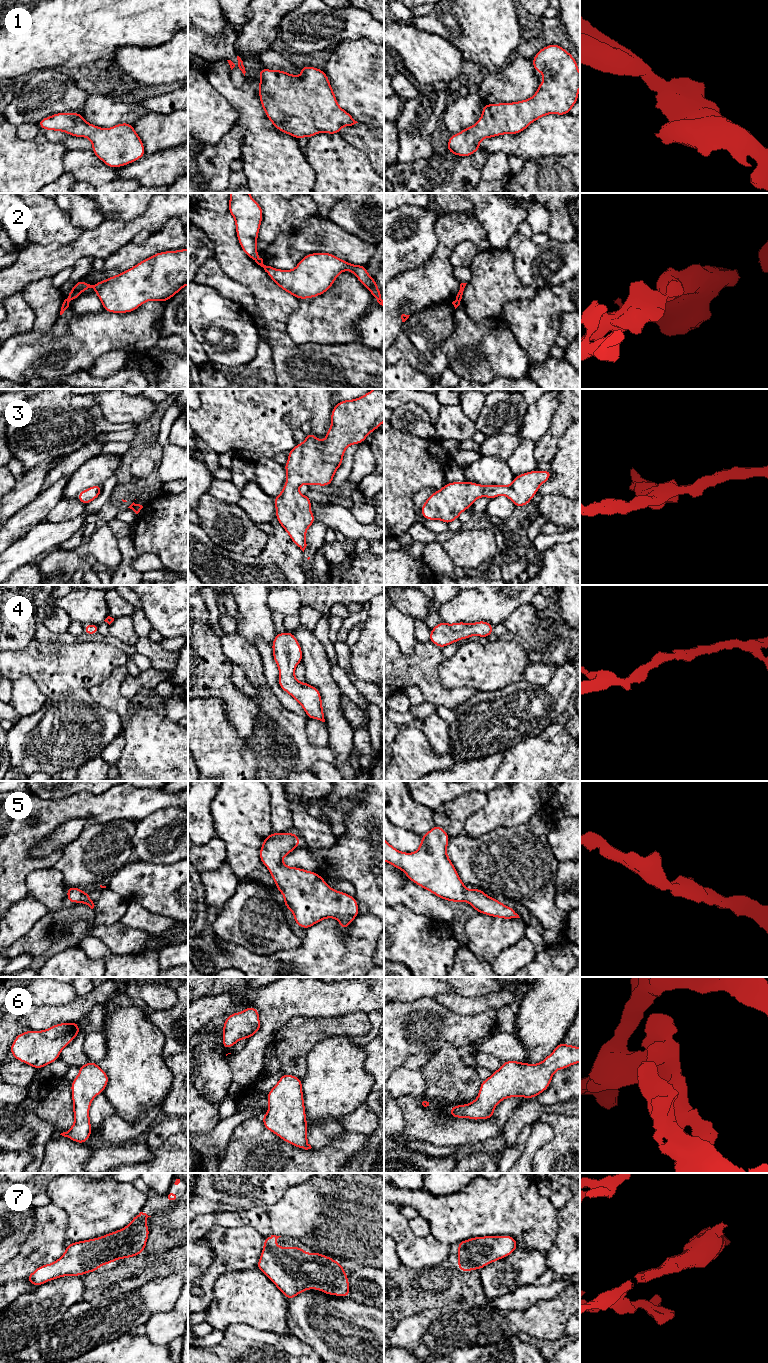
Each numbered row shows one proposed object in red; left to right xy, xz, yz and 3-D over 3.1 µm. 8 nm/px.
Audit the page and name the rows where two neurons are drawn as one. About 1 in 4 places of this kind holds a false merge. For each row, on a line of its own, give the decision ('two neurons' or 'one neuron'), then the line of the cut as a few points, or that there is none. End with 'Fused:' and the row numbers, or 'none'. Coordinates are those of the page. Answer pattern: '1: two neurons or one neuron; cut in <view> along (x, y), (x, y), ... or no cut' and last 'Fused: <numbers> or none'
1: one neuron; no cut
2: two neurons; cut in xy along (66, 299), (69, 300)
3: one neuron; no cut
4: one neuron; no cut
5: one neuron; no cut
6: one neuron; no cut
7: one neuron; no cut
Fused: 2

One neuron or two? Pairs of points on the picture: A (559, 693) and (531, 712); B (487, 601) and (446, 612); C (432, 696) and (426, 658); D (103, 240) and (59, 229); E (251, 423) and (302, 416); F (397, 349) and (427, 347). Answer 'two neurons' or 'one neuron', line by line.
A: one neuron
B: one neuron
C: one neuron
D: two neurons
E: one neuron
F: one neuron

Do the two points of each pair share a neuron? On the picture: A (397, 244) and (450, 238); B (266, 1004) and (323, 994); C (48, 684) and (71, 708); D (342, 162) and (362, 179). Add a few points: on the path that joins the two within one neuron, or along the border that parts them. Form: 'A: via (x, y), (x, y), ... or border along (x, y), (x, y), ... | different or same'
A: border along (437, 216), (437, 245), (424, 260) | different
B: via (280, 1001), (287, 997), (309, 997) | same
C: border along (81, 689), (64, 692), (58, 696) | different
D: via (347, 167), (357, 177) | same

